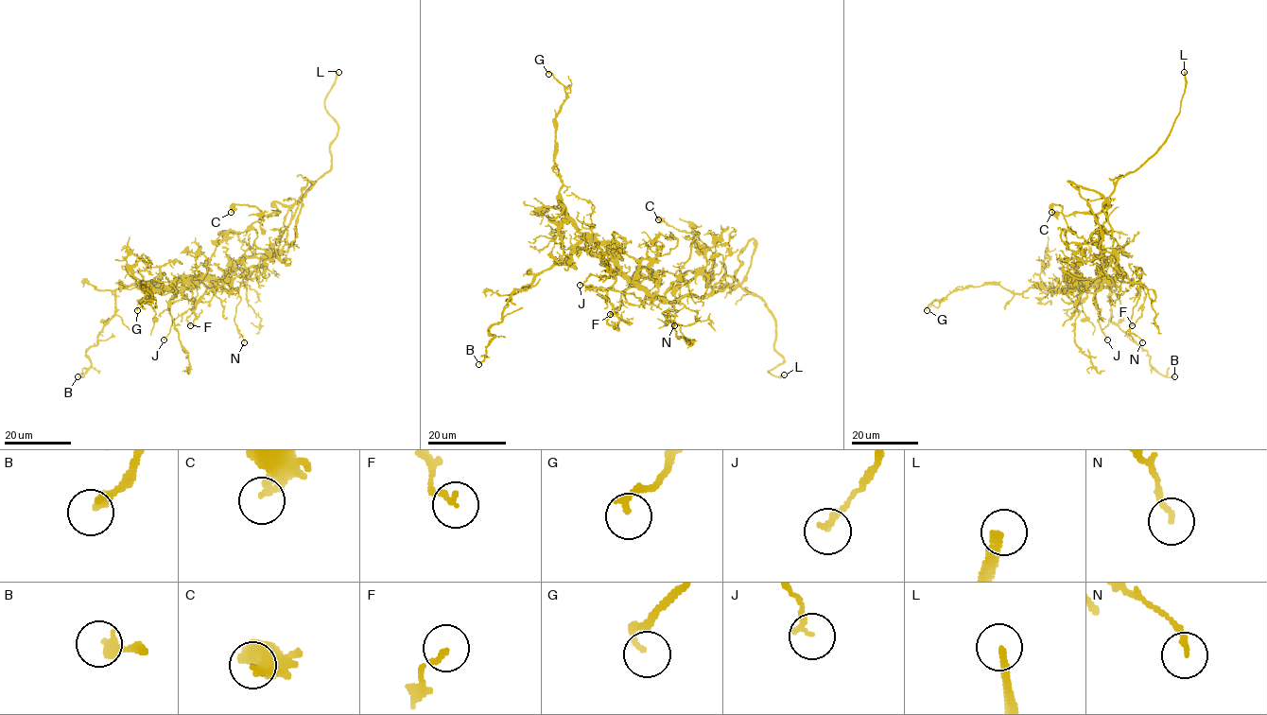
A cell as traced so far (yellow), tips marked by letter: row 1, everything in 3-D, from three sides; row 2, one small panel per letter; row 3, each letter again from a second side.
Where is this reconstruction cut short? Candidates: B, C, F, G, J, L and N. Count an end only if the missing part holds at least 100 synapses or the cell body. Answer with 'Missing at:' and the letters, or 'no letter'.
Missing at: L

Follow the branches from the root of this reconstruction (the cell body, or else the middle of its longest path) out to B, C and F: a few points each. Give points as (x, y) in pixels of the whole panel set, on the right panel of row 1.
B: (1121, 270), (1114, 278), (1078, 280), (1068, 287), (1087, 281), (1106, 286), (1111, 320), (1159, 374), (1174, 376)
C: (1121, 270), (1114, 278), (1102, 273), (1094, 214), (1064, 215), (1060, 204), (1051, 212)
F: (1121, 270), (1114, 278), (1098, 278), (1111, 276), (1142, 286), (1145, 295), (1142, 315), (1132, 325)

